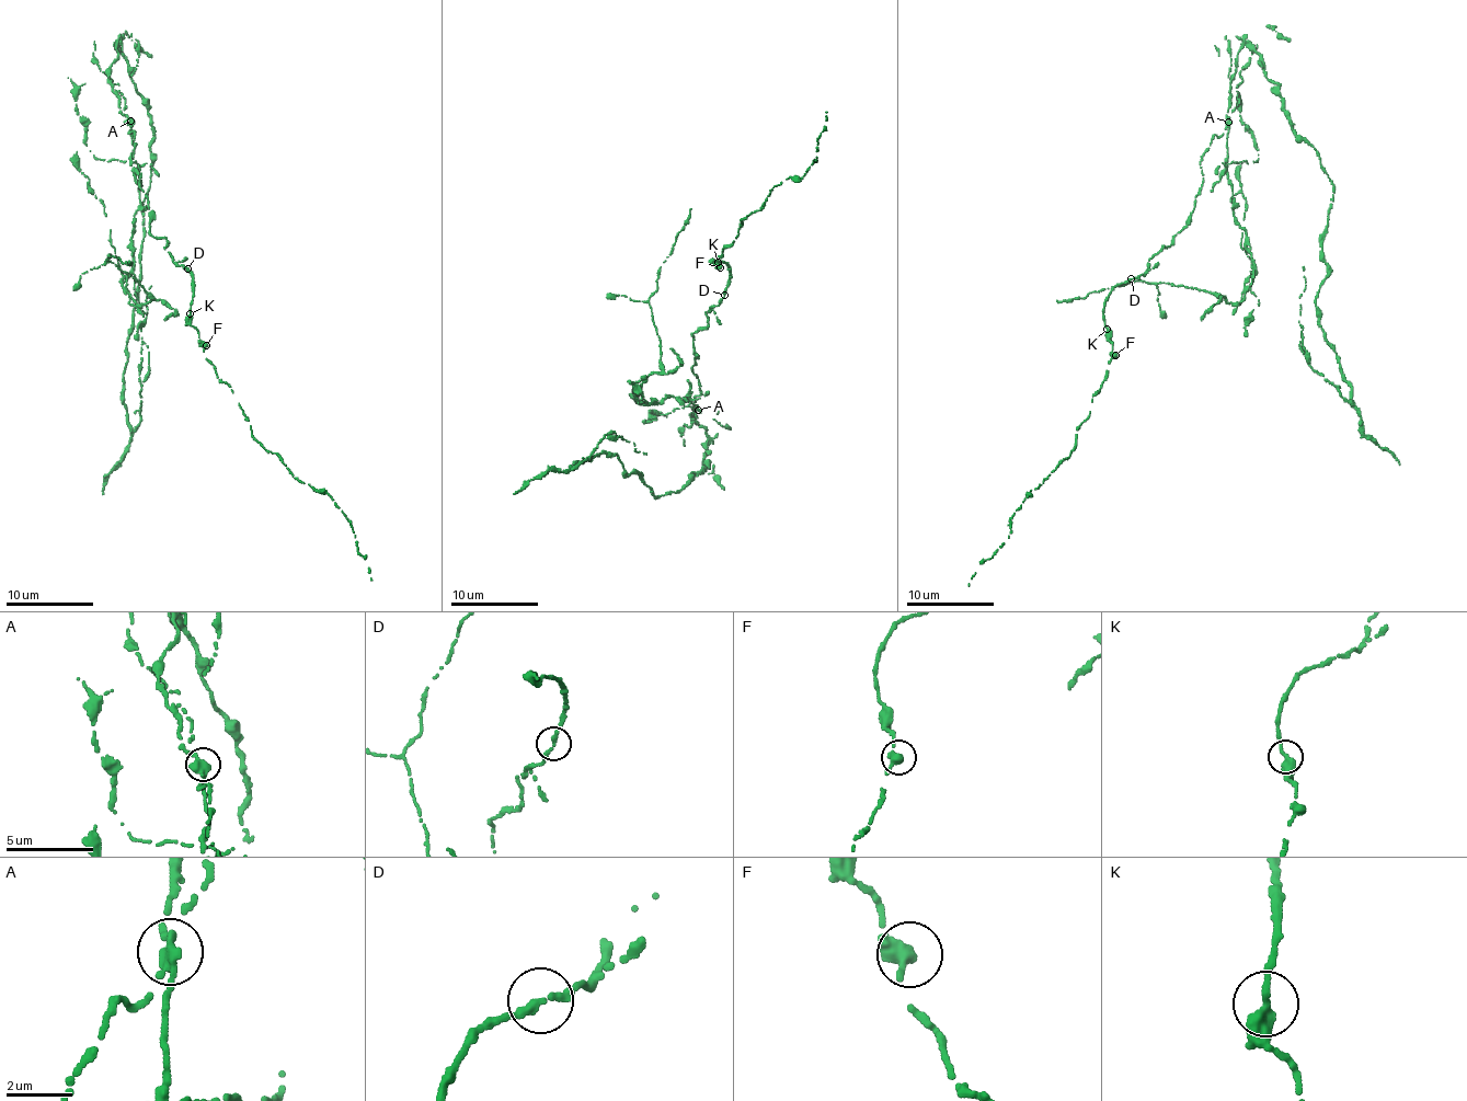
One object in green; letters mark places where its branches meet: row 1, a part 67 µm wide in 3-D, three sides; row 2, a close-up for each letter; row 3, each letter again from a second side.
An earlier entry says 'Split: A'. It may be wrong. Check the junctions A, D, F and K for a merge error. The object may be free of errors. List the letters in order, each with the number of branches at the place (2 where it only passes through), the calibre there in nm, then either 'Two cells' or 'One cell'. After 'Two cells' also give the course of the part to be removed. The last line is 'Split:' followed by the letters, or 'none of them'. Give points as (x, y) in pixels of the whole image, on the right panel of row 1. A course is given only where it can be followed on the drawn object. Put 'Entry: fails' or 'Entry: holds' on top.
Entry: holds
A: Branches: 2. Thickness 380 nm. Two cells. Course of the part to remove: (1228, 123), (1237, 53), (1250, 46), (1332, 182), (1316, 316), (1351, 400), (1306, 360), (1304, 266)
D: Branches: 2. Thickness 240 nm. One cell
F: Branches: 2. Thickness 360 nm. One cell
K: Branches: 2. Thickness 360 nm. One cell
Split: A

